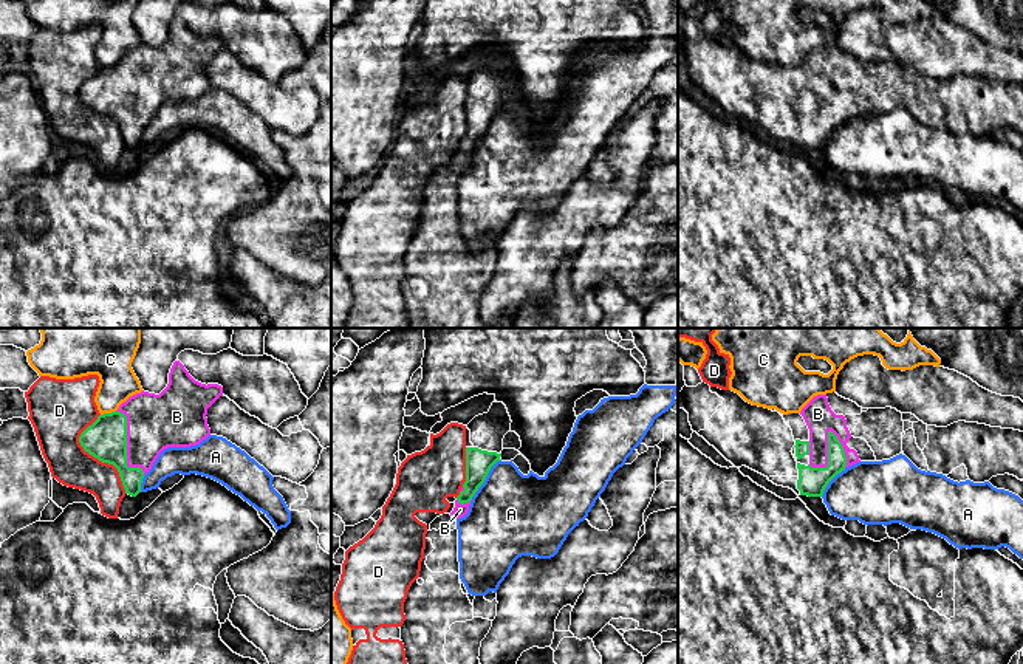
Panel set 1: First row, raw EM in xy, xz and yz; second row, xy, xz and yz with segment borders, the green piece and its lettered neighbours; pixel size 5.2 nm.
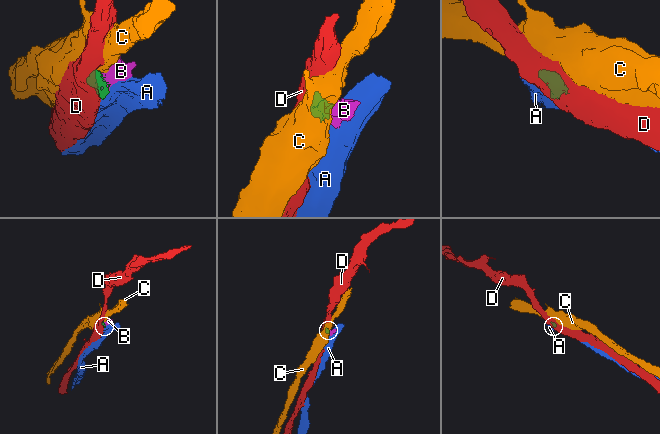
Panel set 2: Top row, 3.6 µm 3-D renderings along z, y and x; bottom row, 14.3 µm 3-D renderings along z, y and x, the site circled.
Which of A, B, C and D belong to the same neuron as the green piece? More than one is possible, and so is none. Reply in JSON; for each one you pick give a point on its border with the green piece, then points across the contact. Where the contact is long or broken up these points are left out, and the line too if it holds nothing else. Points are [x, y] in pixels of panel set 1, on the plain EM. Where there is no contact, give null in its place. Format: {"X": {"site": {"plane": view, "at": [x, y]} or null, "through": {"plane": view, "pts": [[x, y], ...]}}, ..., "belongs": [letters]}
{"B": {"site": {"plane": "yz", "at": [828, 110]}}, "belongs": ["B"]}

